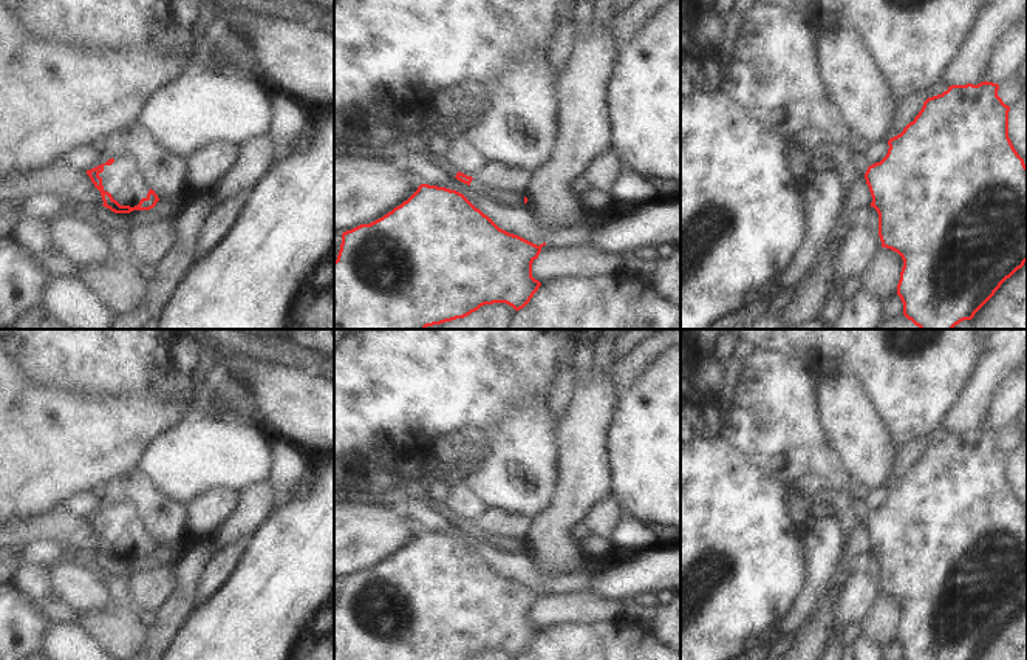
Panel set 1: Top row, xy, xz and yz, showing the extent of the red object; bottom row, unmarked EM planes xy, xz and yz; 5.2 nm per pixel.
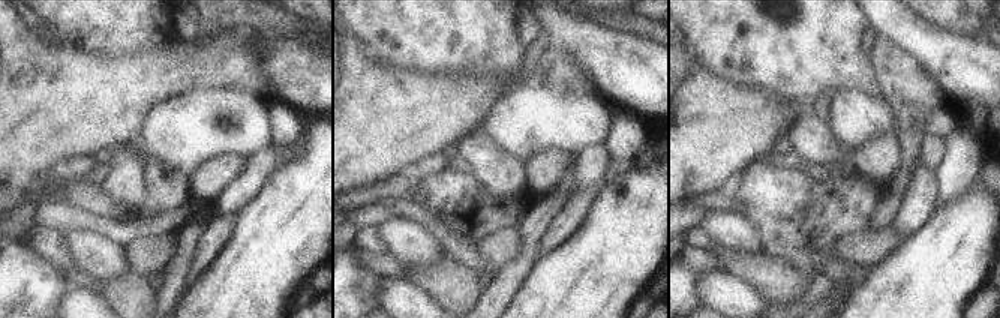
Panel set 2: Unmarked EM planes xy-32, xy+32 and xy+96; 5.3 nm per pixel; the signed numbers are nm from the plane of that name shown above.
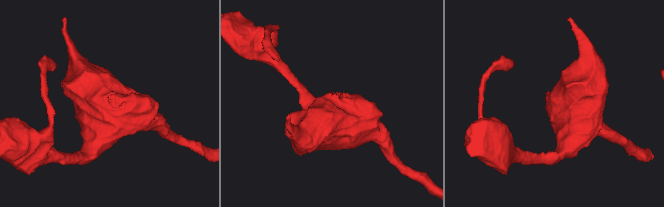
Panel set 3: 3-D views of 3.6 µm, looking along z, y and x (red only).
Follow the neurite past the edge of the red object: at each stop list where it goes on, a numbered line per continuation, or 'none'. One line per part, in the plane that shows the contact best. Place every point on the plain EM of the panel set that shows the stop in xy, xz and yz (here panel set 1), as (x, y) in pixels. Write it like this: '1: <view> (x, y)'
1: xy (126, 527)

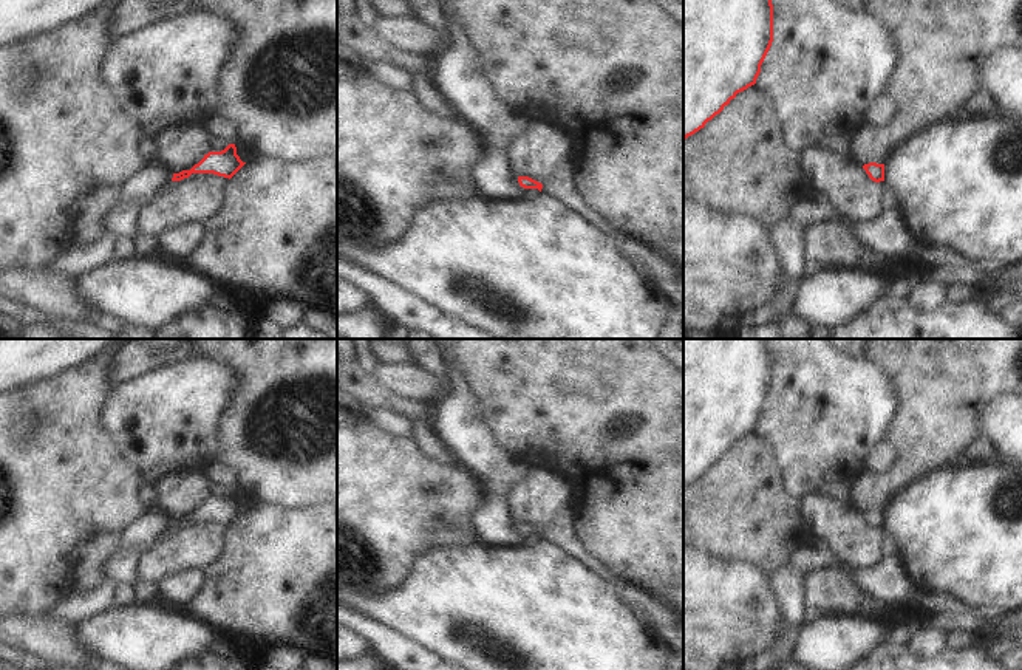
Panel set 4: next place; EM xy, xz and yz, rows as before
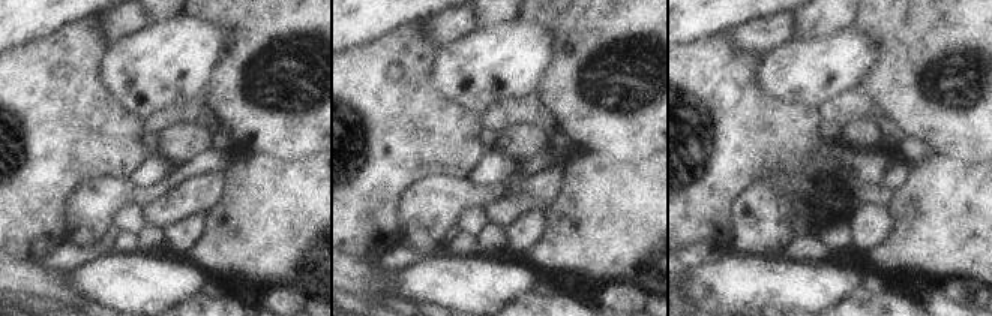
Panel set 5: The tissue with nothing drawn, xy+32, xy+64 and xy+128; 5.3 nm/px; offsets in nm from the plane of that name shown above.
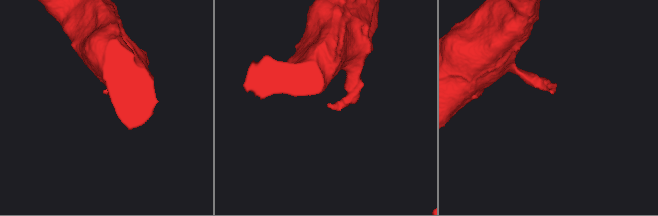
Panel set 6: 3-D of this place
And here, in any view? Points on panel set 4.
none

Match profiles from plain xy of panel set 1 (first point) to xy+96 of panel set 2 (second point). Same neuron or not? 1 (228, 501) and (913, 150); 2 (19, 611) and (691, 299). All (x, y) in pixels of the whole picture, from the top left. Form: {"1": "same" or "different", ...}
{"1": "different", "2": "same"}

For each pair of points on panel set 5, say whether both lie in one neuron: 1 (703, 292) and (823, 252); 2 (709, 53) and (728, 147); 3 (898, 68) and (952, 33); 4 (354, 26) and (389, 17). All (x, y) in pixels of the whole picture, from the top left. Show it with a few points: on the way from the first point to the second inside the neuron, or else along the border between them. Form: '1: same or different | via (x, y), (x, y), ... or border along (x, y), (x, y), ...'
1: different | border along (785, 256), (827, 261)
2: same | via (709, 77), (709, 99), (718, 108), (721, 123)
3: same | via (911, 68), (917, 68), (938, 47)
4: same | via (363, 17), (380, 17)

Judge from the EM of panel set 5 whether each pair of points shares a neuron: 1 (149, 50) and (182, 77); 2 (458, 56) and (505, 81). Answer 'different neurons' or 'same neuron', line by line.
1: same neuron
2: same neuron

